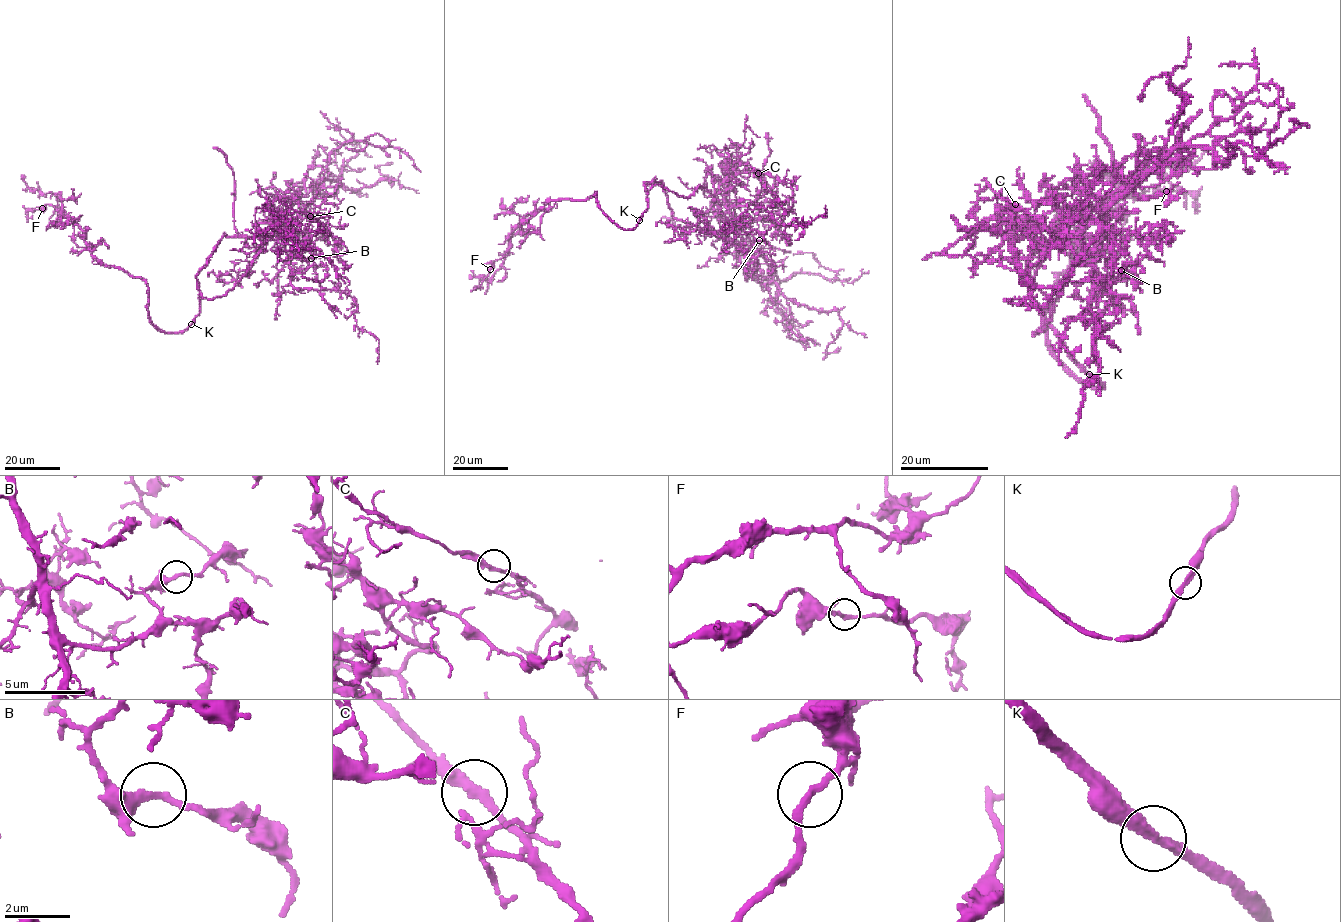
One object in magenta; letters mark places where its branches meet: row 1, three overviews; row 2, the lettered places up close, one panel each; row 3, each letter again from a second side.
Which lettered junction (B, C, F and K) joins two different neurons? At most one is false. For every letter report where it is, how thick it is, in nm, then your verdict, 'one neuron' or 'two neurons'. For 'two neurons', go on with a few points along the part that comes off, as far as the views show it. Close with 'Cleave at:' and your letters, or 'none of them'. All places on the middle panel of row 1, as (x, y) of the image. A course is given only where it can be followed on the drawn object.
B: at (759, 240); 280 nm thick; one neuron
C: at (758, 173); 300 nm thick; one neuron
F: at (490, 269); 240 nm thick; one neuron
K: at (639, 220); 280 nm thick; one neuron
Cleave at: none of them

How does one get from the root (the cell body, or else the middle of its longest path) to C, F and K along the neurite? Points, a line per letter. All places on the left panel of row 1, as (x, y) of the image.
C: (207, 298), (220, 298), (233, 288), (274, 232), (294, 242), (314, 236), (321, 224), (310, 216)
F: (207, 298), (199, 291), (185, 330), (162, 332), (147, 284), (106, 267), (69, 217), (42, 208)
K: (207, 298), (199, 291), (199, 313), (191, 324)

